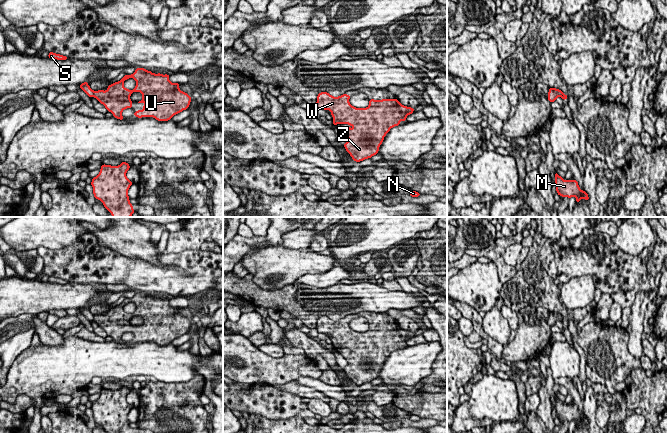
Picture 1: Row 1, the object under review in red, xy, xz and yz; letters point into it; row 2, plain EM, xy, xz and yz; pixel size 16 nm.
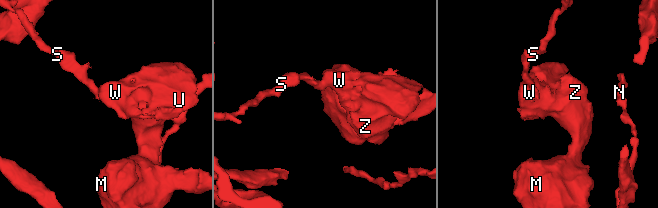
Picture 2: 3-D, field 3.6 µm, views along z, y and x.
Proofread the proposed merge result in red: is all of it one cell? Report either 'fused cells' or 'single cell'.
fused cells

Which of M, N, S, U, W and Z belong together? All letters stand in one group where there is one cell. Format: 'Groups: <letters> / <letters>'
Groups: M U W Z / N S

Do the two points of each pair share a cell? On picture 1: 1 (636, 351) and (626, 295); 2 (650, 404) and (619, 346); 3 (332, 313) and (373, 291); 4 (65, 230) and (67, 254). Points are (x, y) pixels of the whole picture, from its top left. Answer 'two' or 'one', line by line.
1: two
2: two
3: one
4: two

